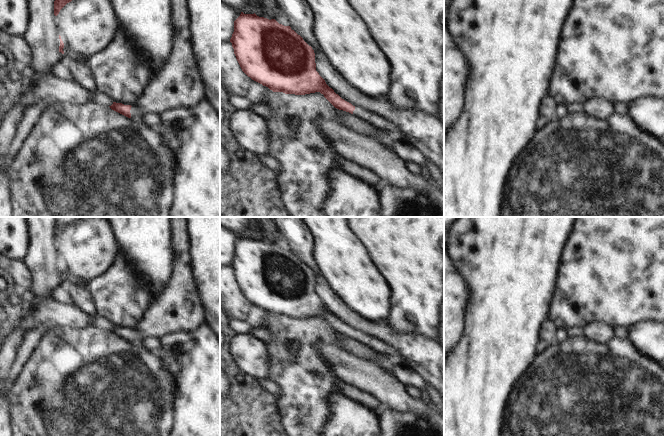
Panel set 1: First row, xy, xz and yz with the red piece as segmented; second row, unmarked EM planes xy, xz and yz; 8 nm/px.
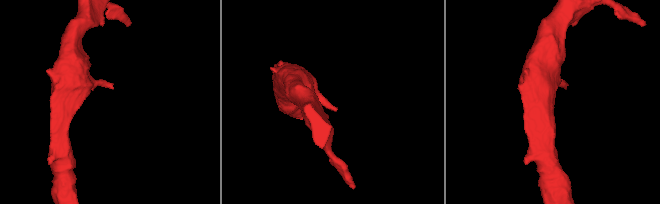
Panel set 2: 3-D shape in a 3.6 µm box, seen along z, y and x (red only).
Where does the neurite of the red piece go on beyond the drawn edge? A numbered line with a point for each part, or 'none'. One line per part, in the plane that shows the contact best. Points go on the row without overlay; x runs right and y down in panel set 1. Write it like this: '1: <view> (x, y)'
1: xy (135, 338)

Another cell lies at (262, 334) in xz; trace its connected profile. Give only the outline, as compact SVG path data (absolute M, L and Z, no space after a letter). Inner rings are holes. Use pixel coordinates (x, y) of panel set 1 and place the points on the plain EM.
M265 328L254 329L249 333L249 335L265 343L269 343L273 339L272 335Z

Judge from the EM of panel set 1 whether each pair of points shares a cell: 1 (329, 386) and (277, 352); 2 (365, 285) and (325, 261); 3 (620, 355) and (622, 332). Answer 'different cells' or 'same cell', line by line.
1: same cell
2: same cell
3: different cells

